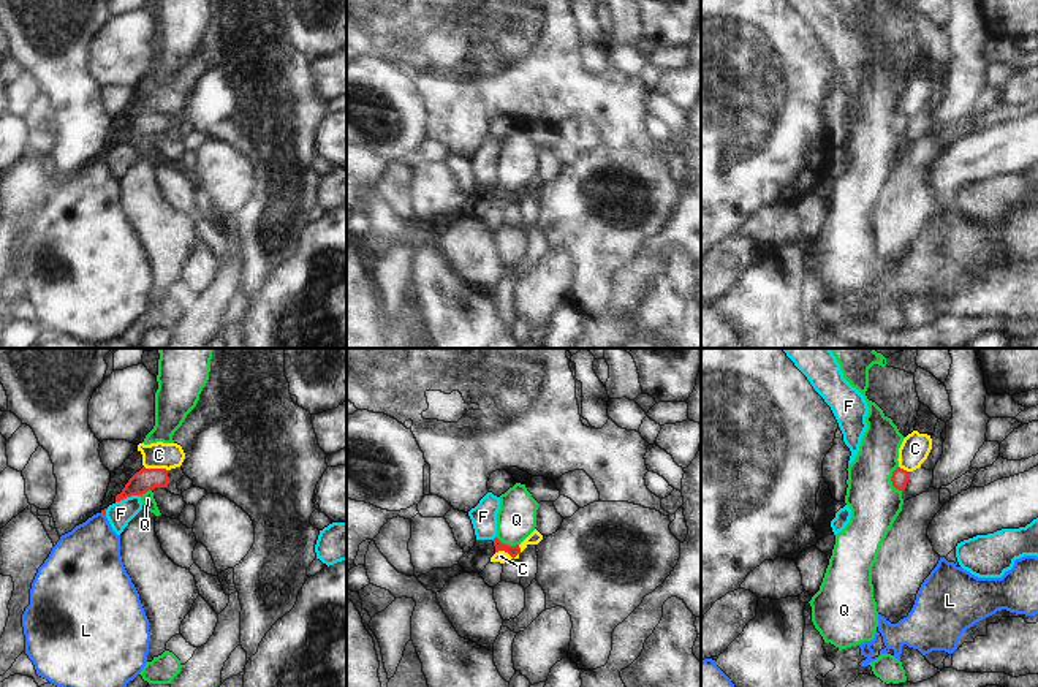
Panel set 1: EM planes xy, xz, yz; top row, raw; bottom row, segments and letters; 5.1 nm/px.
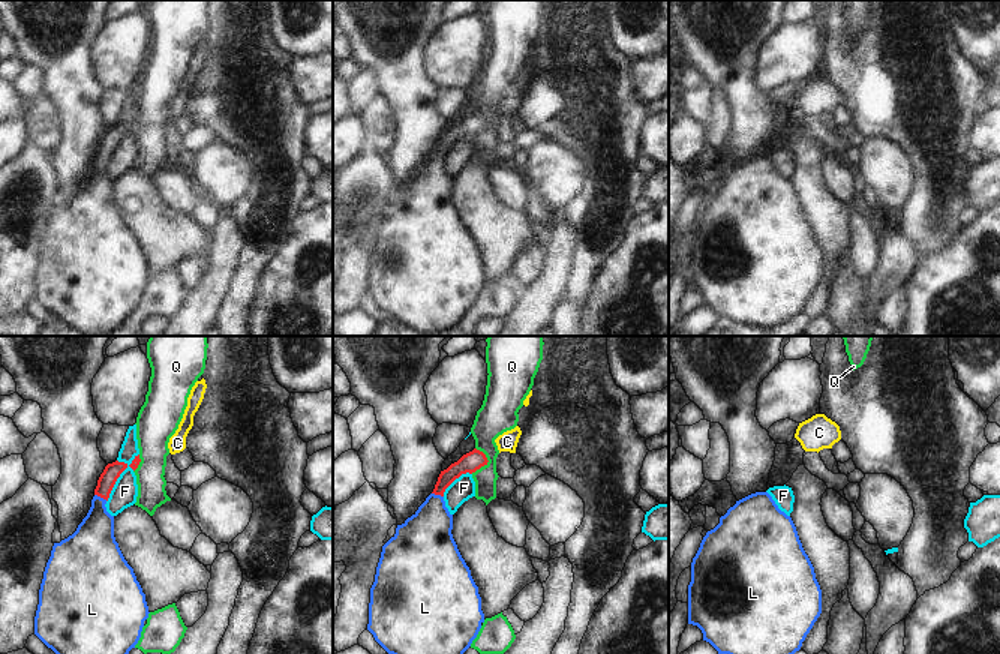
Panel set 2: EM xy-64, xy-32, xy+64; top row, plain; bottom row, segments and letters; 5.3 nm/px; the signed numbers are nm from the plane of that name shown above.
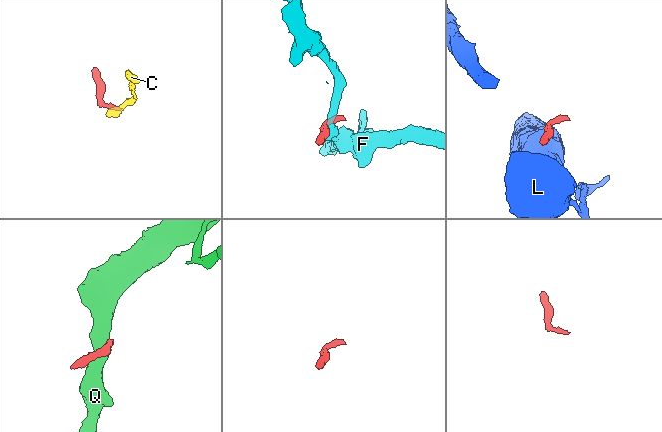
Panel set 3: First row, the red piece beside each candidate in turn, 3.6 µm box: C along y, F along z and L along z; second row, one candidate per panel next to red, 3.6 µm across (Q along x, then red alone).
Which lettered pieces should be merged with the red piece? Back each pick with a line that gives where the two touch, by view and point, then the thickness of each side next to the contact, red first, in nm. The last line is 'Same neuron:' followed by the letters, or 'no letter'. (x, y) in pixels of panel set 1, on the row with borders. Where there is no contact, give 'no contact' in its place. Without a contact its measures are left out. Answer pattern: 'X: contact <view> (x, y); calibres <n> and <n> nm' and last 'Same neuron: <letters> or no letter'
L: contact xy (103, 513); calibres 20 and 340 nm
Same neuron: L

